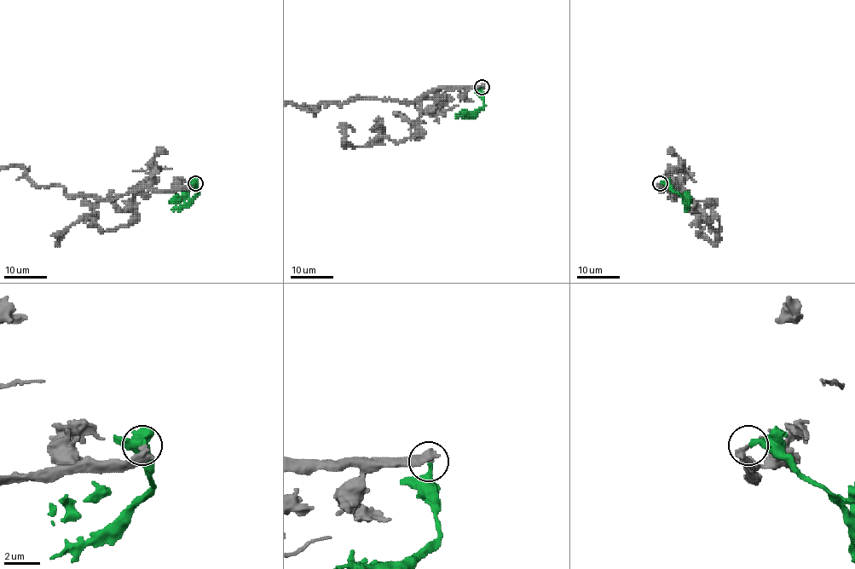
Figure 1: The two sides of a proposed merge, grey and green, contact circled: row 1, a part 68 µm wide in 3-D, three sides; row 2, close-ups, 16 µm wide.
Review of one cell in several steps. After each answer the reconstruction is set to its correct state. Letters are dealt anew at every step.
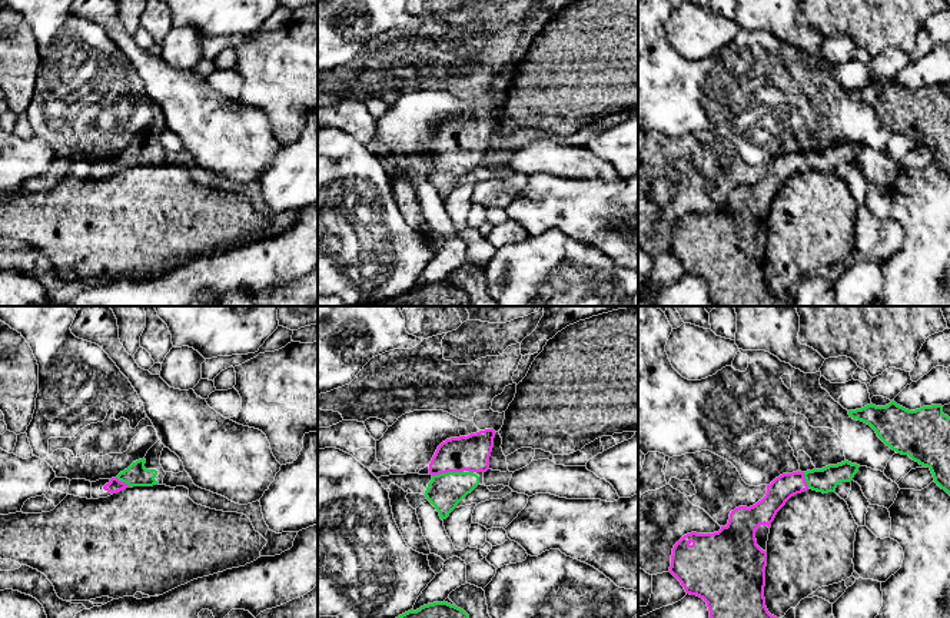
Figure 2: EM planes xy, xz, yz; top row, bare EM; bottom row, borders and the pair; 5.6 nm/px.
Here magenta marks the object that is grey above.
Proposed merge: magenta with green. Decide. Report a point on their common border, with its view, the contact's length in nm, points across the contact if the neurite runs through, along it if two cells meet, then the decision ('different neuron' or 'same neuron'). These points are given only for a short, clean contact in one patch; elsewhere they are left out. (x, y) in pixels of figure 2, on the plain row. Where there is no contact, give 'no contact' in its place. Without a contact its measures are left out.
xz (447, 152) | 180 nm | across xz (471, 132), (467, 132), (447, 152), (445, 170) | same neuron

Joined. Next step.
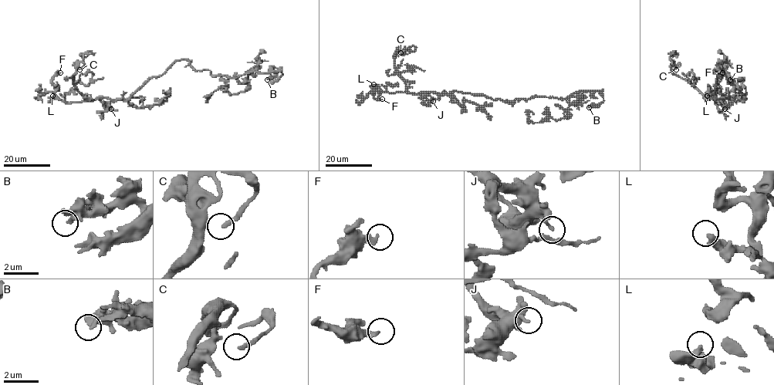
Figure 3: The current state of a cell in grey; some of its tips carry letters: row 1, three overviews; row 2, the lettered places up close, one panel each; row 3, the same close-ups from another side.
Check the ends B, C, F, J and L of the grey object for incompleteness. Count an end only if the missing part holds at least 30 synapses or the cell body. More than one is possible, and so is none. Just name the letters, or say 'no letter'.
no letter

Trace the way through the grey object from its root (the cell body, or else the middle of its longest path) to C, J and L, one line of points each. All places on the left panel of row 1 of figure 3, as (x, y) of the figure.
C: (167, 69), (150, 77), (126, 99), (90, 100), (73, 84), (76, 63), (81, 62), (84, 65), (79, 69)
J: (167, 69), (162, 75), (150, 77), (126, 99), (99, 99), (111, 109)
L: (167, 69), (162, 75), (150, 77), (126, 99), (96, 98), (90, 100), (64, 103), (52, 98), (52, 96)

